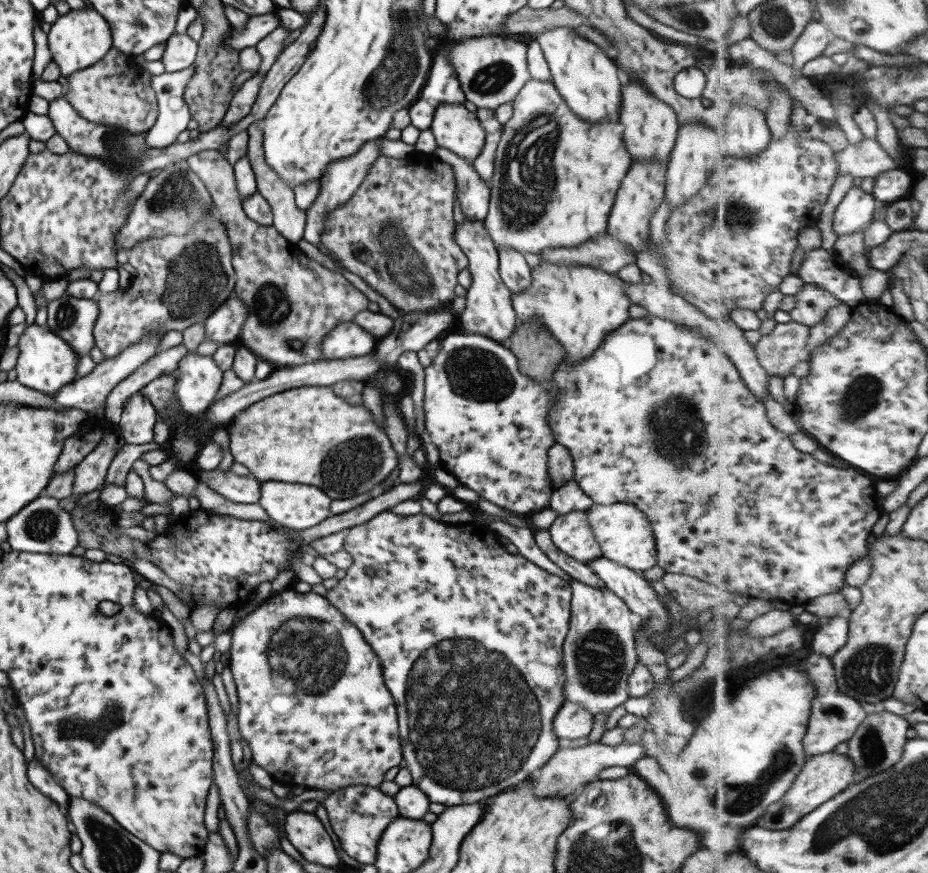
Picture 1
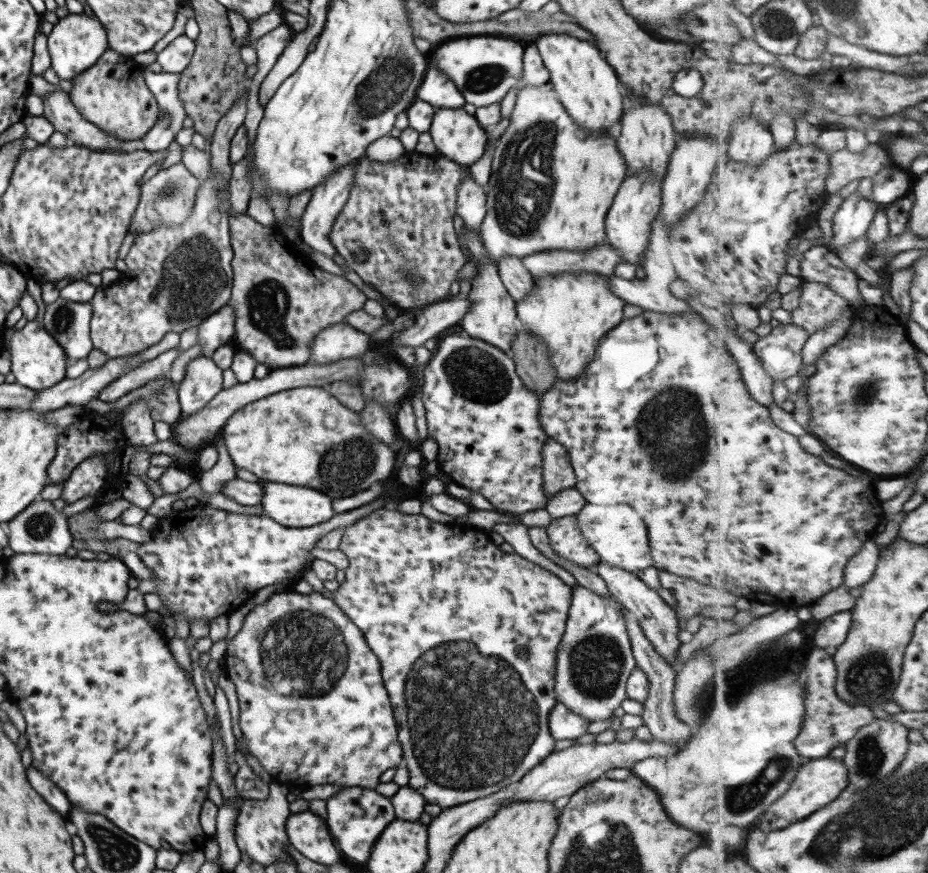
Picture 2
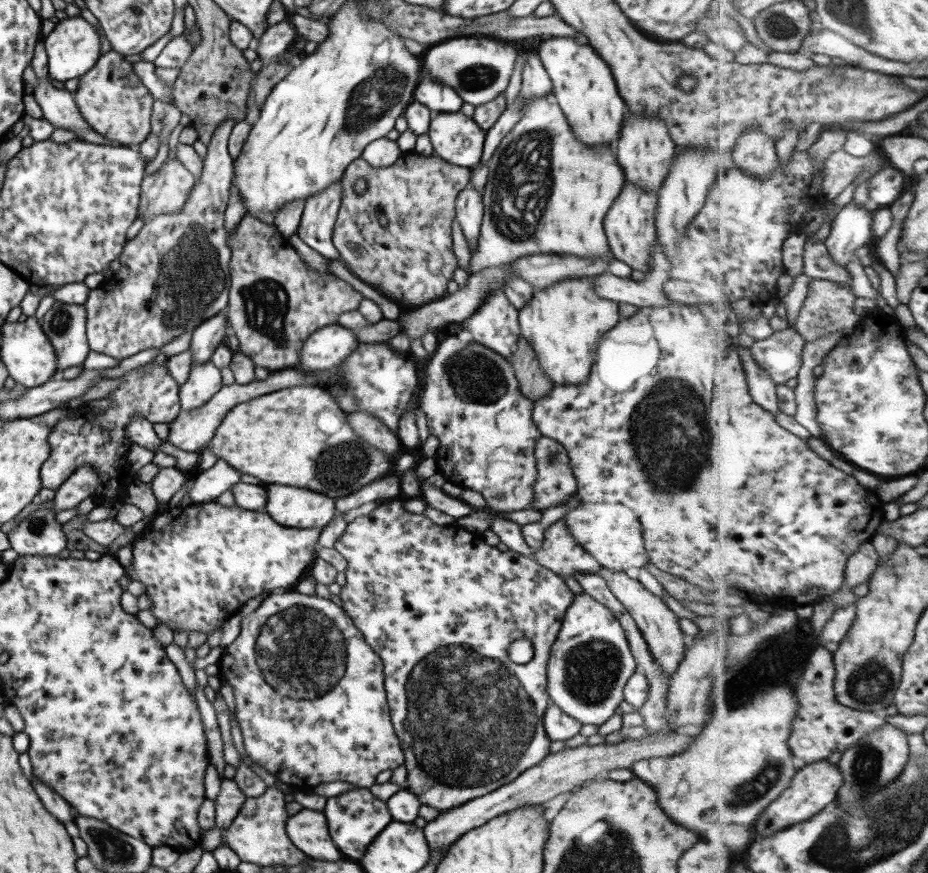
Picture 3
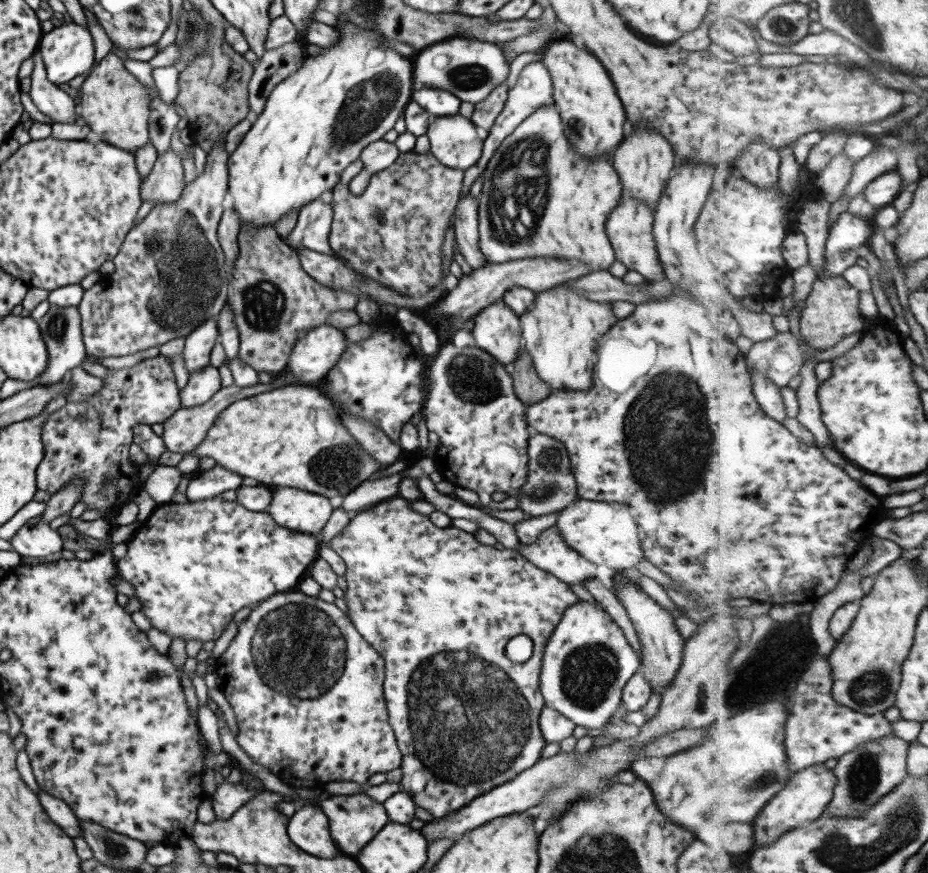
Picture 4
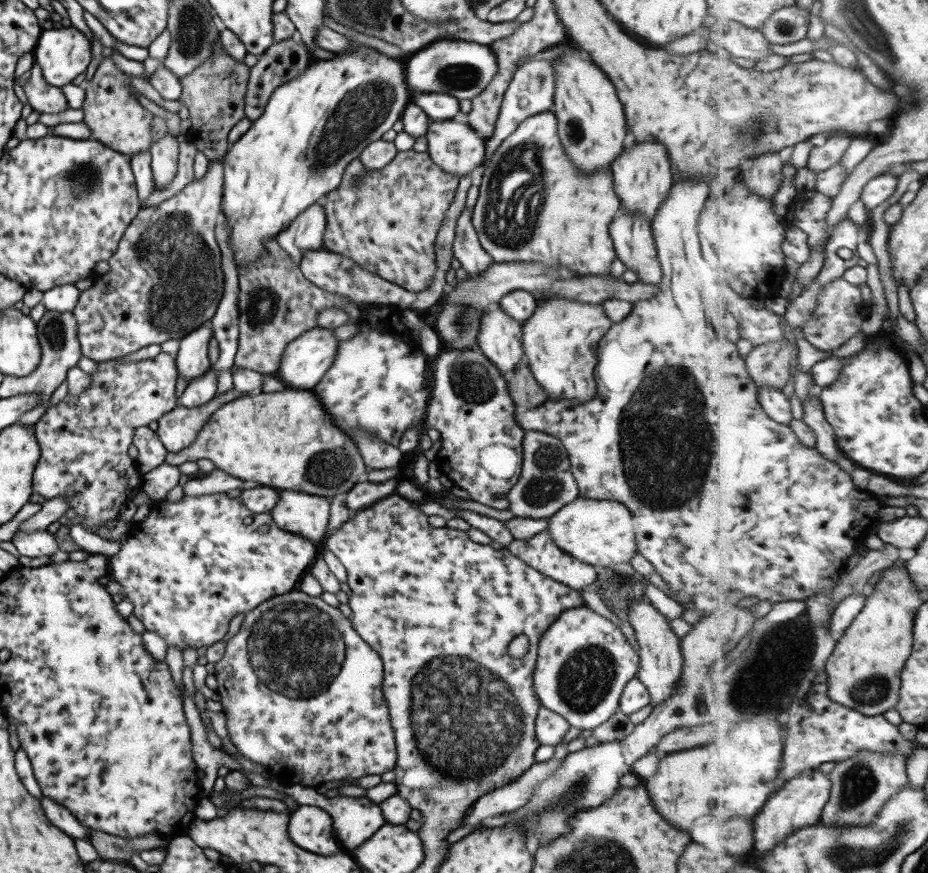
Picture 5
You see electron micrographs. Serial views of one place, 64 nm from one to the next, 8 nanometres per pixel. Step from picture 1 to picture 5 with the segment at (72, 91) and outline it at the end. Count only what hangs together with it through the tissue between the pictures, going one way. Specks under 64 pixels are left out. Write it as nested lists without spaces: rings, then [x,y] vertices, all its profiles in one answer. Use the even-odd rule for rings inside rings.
[[[110,56],[103,58],[97,65],[92,78],[82,84],[84,98],[81,109],[82,121],[90,130],[90,137],[103,146],[119,152],[123,156],[132,156],[147,152],[153,144],[151,129],[152,114],[141,106],[133,95],[133,87],[129,75],[123,74]]]

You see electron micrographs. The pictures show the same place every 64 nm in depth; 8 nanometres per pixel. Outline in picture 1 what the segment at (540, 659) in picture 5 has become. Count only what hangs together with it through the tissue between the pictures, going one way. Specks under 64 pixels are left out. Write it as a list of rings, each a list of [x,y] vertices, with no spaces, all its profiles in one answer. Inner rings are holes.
[[[579,580],[569,581],[571,589],[568,631],[562,643],[565,701],[572,702],[592,718],[609,713],[628,698],[627,678],[637,664],[632,613],[611,590],[591,588]]]

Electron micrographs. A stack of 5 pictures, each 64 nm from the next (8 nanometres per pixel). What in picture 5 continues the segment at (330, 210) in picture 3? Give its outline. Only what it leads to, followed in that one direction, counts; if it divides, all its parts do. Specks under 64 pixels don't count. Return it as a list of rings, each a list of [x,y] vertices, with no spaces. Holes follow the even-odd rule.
[[[318,201],[295,216],[284,231],[274,237],[275,243],[289,256],[291,264],[298,265],[304,250],[323,249],[324,224],[324,211]]]

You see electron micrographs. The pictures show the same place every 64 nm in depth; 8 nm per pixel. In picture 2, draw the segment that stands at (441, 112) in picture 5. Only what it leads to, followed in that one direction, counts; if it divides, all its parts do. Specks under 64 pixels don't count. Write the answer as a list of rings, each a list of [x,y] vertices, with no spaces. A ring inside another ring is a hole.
[[[429,63],[423,80],[415,91],[416,99],[422,100],[434,109],[437,108],[460,108],[463,106],[464,98],[461,92],[455,88],[447,76]]]

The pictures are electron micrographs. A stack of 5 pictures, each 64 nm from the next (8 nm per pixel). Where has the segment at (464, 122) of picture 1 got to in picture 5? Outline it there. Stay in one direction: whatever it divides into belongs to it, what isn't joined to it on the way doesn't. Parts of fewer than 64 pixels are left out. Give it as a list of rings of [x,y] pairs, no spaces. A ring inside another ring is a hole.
[[[459,116],[449,120],[431,121],[424,134],[427,140],[427,152],[433,160],[433,165],[442,172],[459,178],[464,175],[476,173],[483,164],[484,139],[479,138],[469,124],[460,120]]]

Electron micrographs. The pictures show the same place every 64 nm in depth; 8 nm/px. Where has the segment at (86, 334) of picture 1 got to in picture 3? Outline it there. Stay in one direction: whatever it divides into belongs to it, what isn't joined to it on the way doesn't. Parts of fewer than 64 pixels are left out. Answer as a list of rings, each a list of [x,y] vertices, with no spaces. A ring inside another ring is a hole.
[[[54,302],[39,321],[53,352],[57,354],[57,367],[51,379],[60,378],[69,366],[79,366],[90,351],[85,338],[85,312],[81,305]]]

